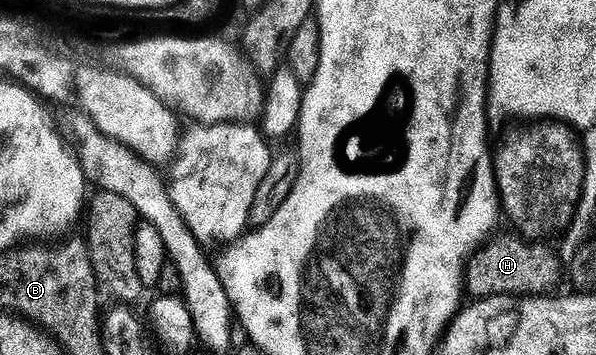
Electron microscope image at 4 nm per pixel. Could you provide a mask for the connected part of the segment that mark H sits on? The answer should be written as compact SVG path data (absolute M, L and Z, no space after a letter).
M494 234L492 238L481 244L472 255L468 256L465 268L464 290L473 294L474 300L490 299L500 295L516 295L518 297L545 297L561 279L561 259L549 247L540 247L537 243L528 243L525 239L516 239L513 235Z

